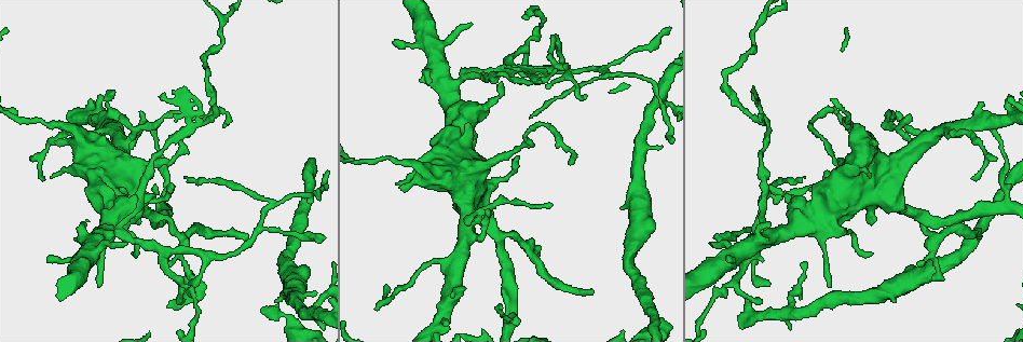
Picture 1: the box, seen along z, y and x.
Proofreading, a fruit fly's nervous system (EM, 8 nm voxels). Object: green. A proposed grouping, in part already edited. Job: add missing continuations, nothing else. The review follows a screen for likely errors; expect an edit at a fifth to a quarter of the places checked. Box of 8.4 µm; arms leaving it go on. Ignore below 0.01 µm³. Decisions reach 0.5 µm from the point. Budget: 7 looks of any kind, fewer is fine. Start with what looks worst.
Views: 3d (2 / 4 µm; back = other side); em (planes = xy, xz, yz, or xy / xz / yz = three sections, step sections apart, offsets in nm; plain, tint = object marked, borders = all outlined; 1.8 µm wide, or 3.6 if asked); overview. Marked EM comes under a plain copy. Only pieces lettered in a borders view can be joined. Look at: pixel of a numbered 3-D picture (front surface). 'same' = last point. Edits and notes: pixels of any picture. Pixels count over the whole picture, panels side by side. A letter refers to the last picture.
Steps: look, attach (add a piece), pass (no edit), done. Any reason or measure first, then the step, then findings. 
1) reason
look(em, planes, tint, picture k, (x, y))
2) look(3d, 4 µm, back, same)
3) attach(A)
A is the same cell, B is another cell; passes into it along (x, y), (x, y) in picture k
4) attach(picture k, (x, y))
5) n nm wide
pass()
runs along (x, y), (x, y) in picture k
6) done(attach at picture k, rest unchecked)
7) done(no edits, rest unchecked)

sudden change in width
look(em, 3.6 µm, xz, step 16, tint, picture 1, (854, 177))

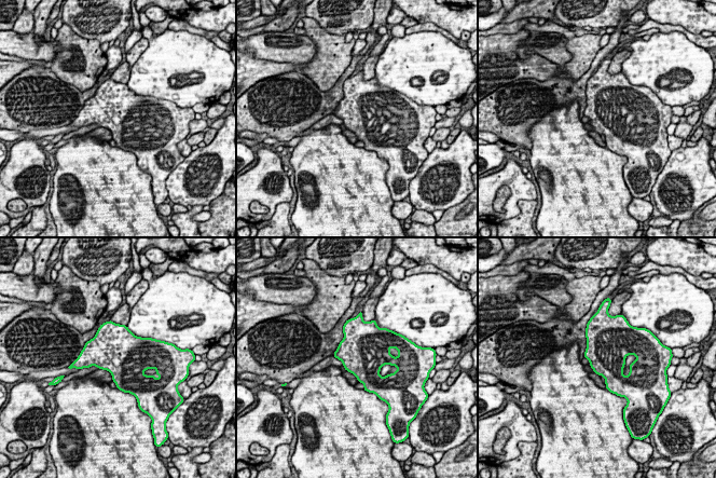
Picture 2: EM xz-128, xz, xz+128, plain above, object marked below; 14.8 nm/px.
cut it another way
look(em, 3.6 µm, planes, tint, same)

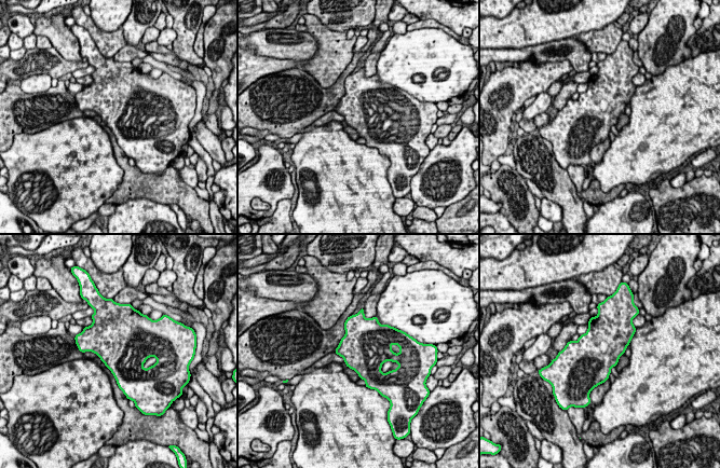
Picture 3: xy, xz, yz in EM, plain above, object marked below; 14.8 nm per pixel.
what lies round it
look(em, 3.6 µm, planes, borders, same)

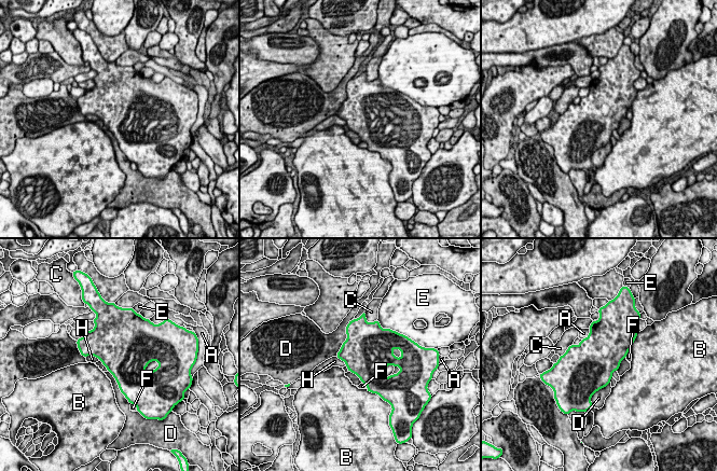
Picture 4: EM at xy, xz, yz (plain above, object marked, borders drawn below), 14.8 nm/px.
pass()
A, B, C, D, E, F and H are other cells; none of them fits

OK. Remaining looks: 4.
branch stops here
look(em, planes, borders, picture 1, (977, 238))

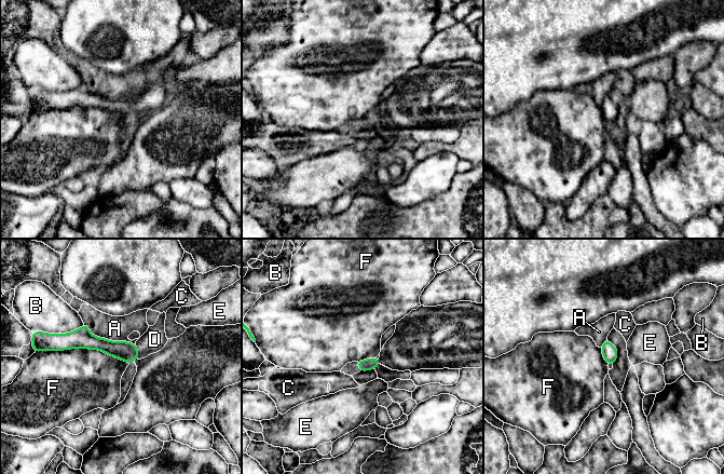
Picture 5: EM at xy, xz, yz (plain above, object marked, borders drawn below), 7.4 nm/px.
F touches over 600 nm
attach(D)
D is the same cell, A, B, C, E and F are other cells; passes into it along (125, 351), (137, 351), (154, 339) in picture 5; the neuron continues

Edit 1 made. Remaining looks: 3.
arms part here
look(em, 3.6 µm, xy, step 4, tint, picture 1, (536, 81))

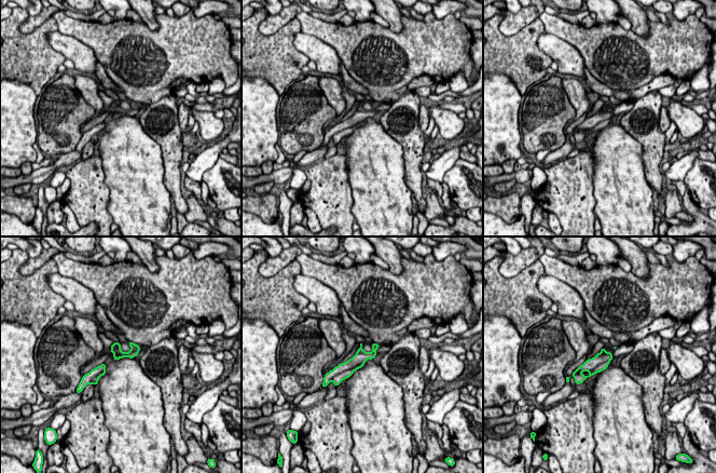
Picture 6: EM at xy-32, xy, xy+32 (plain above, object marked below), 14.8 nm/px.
what lies round it
look(em, 3.6 µm, xy, step 4, borders, same)

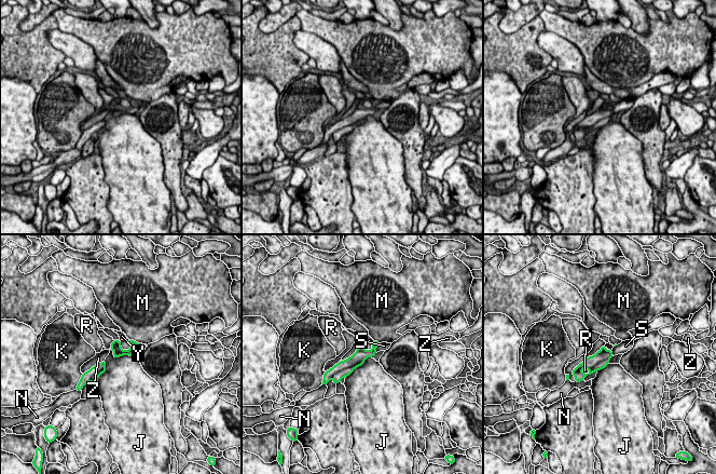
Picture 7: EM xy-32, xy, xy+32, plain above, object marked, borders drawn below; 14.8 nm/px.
160 nm wide
pass()
J, K, M, N, R, S, Y and Z are other cells; border along (371, 356), (346, 377) in picture 7; none of them fits

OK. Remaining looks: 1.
done(attach at picture 5, rest unchecked)

